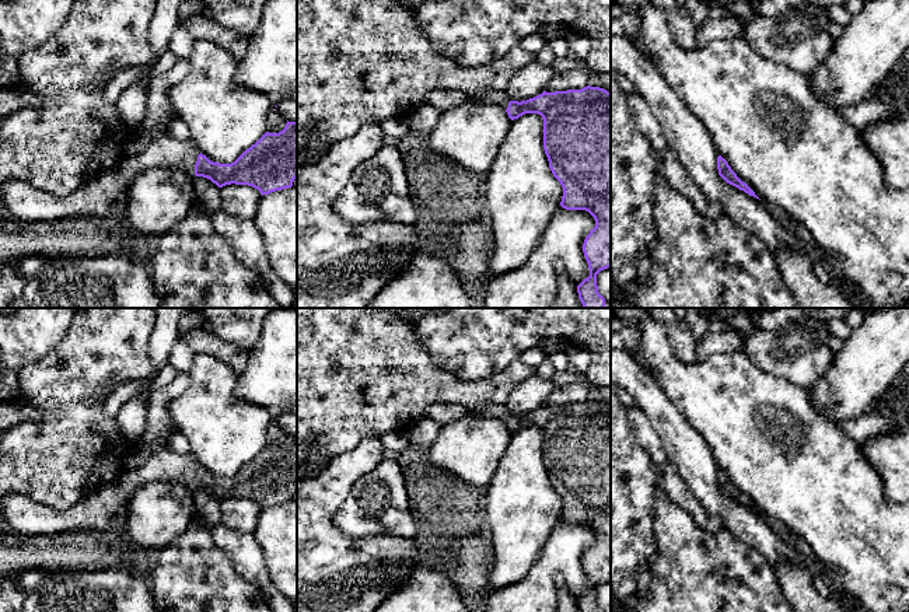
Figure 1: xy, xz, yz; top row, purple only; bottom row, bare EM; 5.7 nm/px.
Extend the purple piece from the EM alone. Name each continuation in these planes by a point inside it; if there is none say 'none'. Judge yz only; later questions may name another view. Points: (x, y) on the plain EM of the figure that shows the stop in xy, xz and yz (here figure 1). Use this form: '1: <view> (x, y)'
none

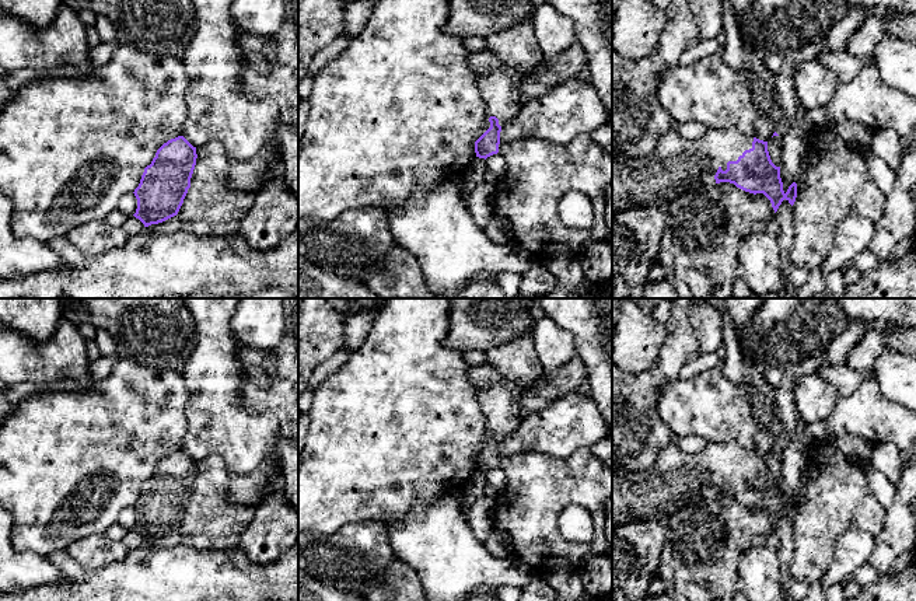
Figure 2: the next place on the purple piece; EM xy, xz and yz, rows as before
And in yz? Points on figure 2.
1: yz (677, 479)

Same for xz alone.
1: xz (517, 362)

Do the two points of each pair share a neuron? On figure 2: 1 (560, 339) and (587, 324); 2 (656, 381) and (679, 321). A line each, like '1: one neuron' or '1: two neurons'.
1: two neurons
2: one neuron

